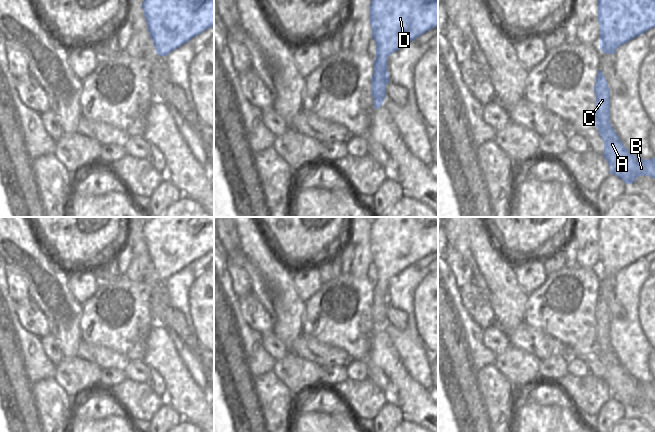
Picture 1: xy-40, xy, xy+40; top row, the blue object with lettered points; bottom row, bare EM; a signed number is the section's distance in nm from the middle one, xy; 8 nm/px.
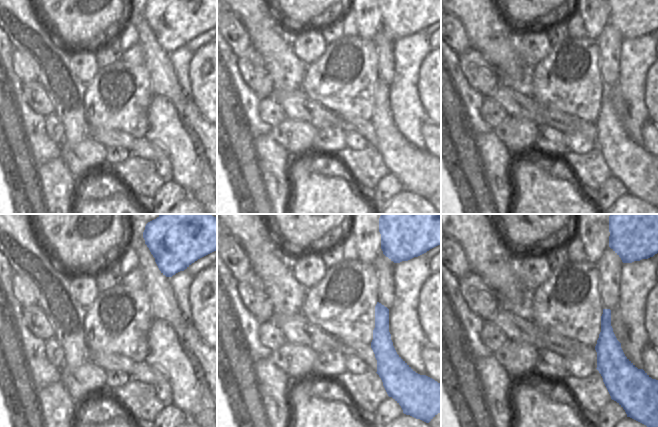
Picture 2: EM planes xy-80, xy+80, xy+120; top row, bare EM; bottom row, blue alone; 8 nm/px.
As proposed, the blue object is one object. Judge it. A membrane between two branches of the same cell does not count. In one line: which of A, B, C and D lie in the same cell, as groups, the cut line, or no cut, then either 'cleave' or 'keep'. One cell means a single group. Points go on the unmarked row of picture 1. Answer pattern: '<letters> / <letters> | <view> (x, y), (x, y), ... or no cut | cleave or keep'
A B C D | no cut | keep

